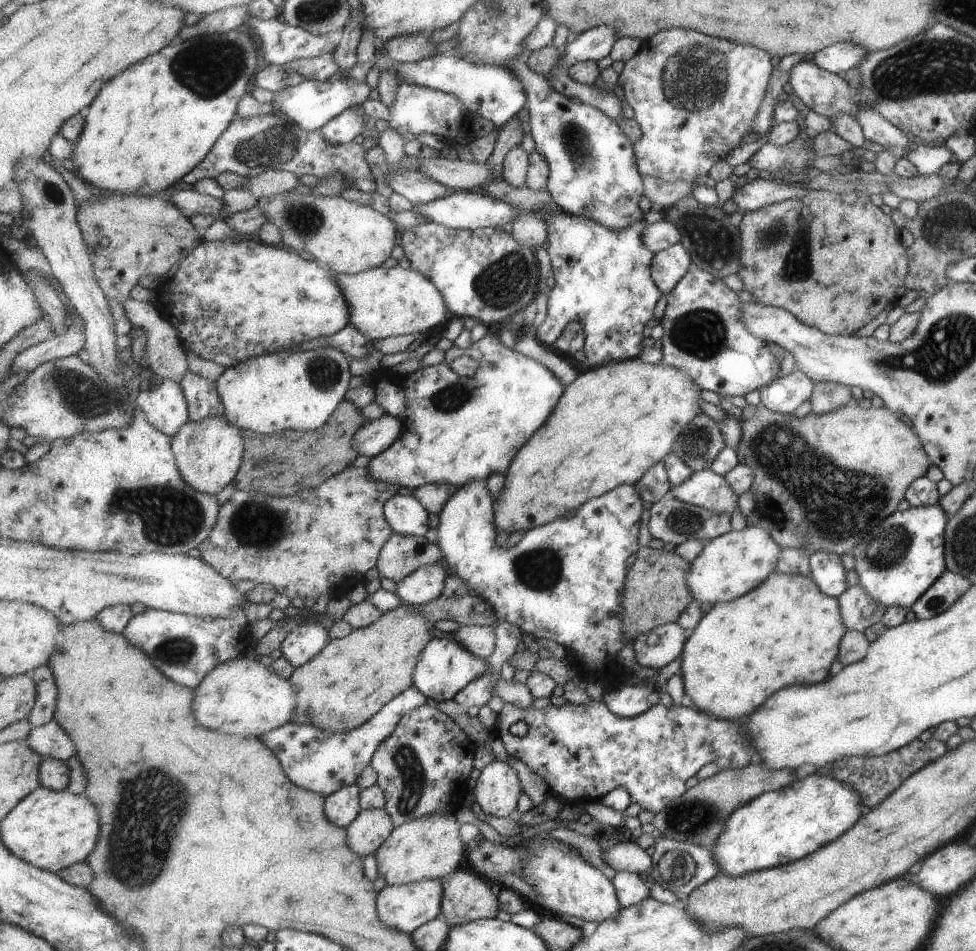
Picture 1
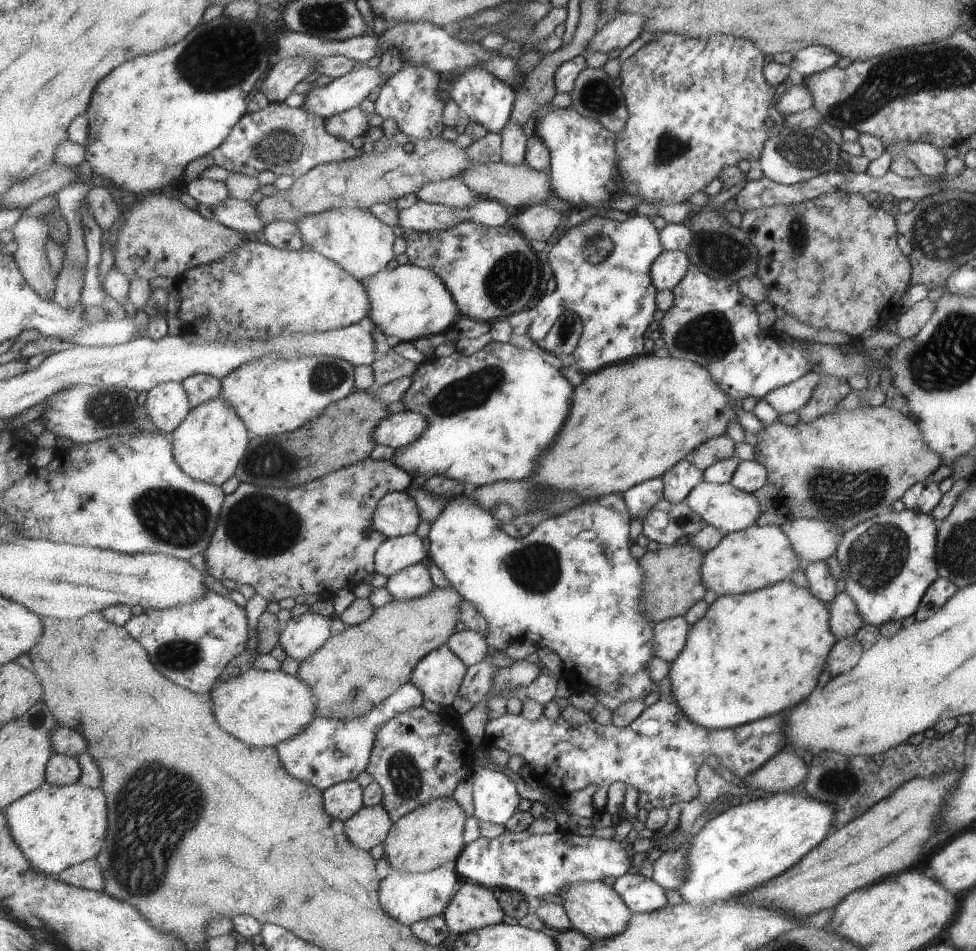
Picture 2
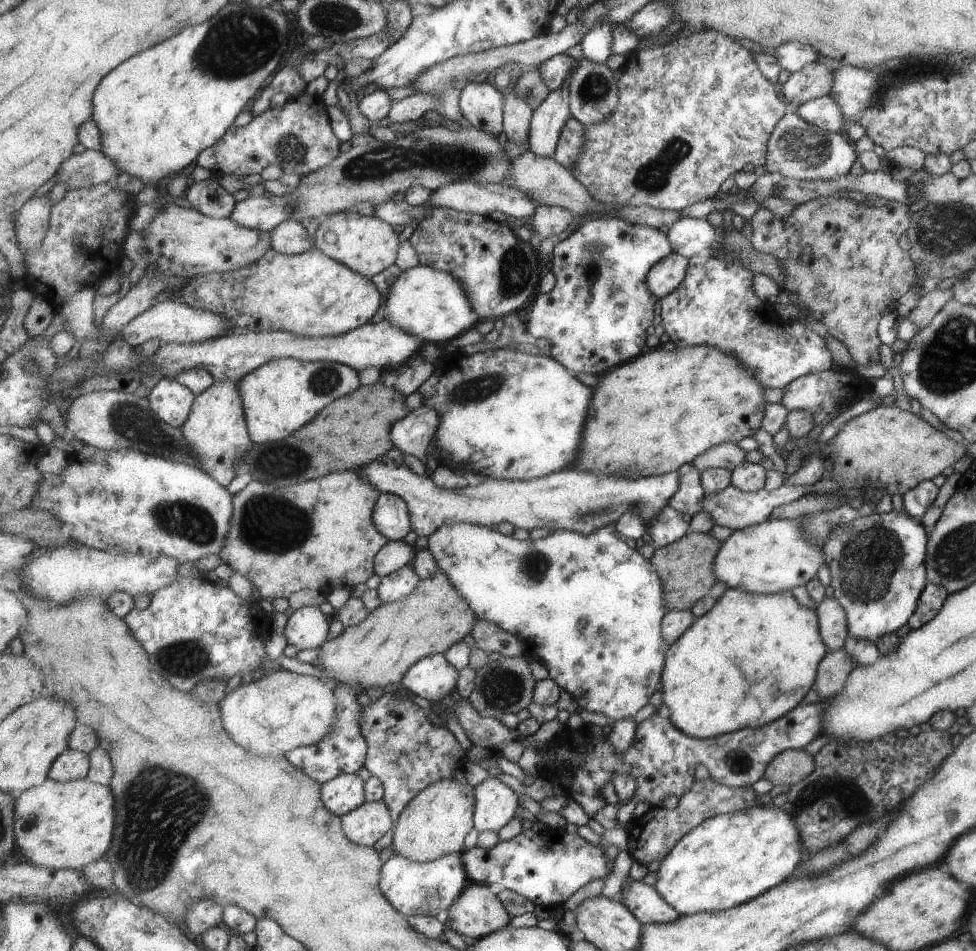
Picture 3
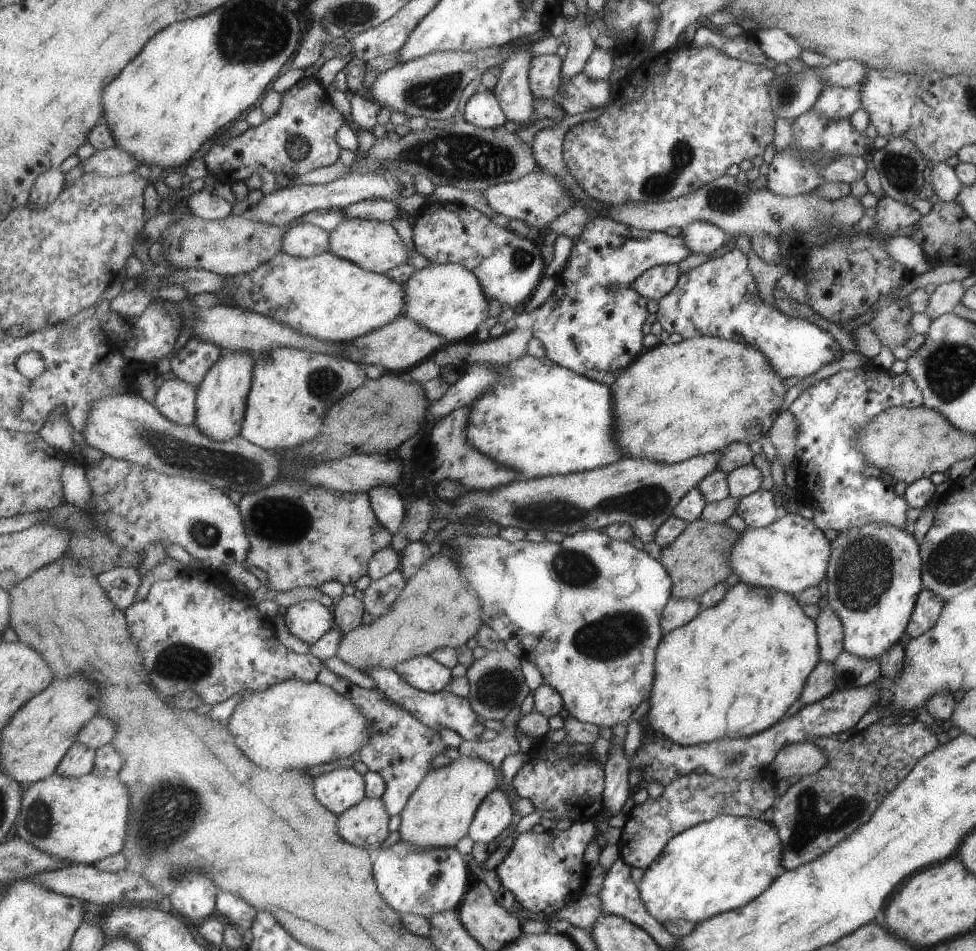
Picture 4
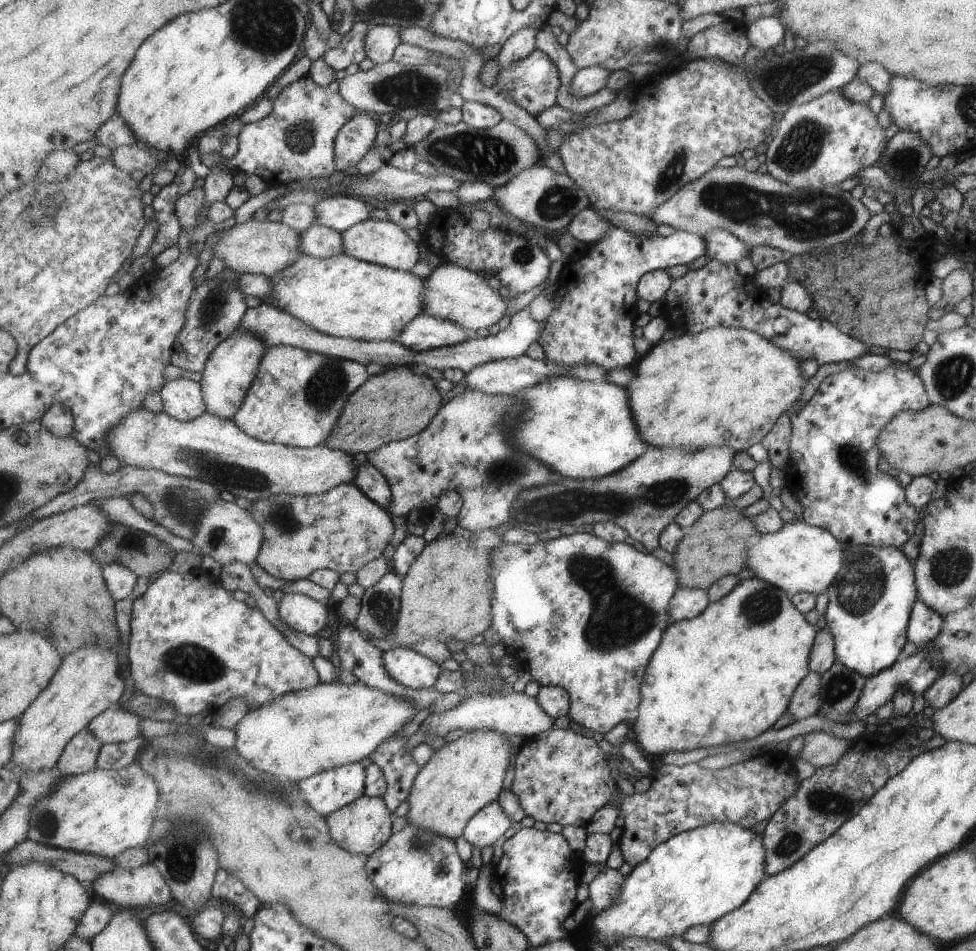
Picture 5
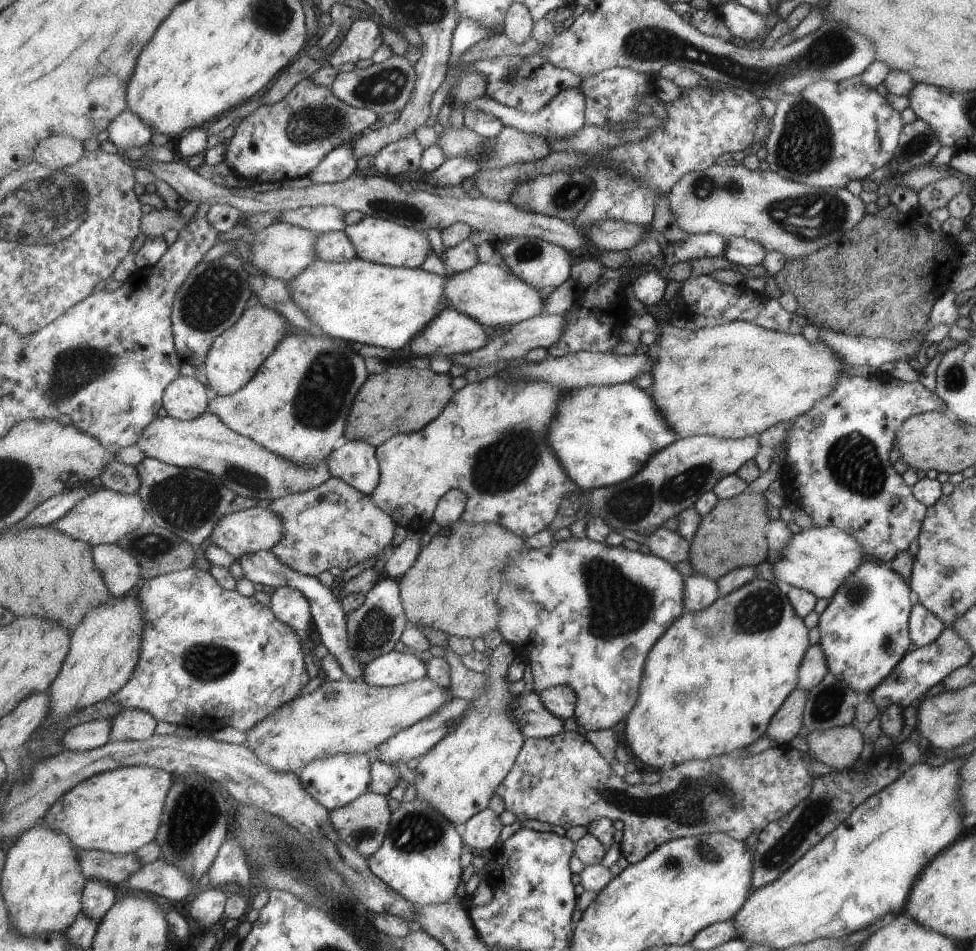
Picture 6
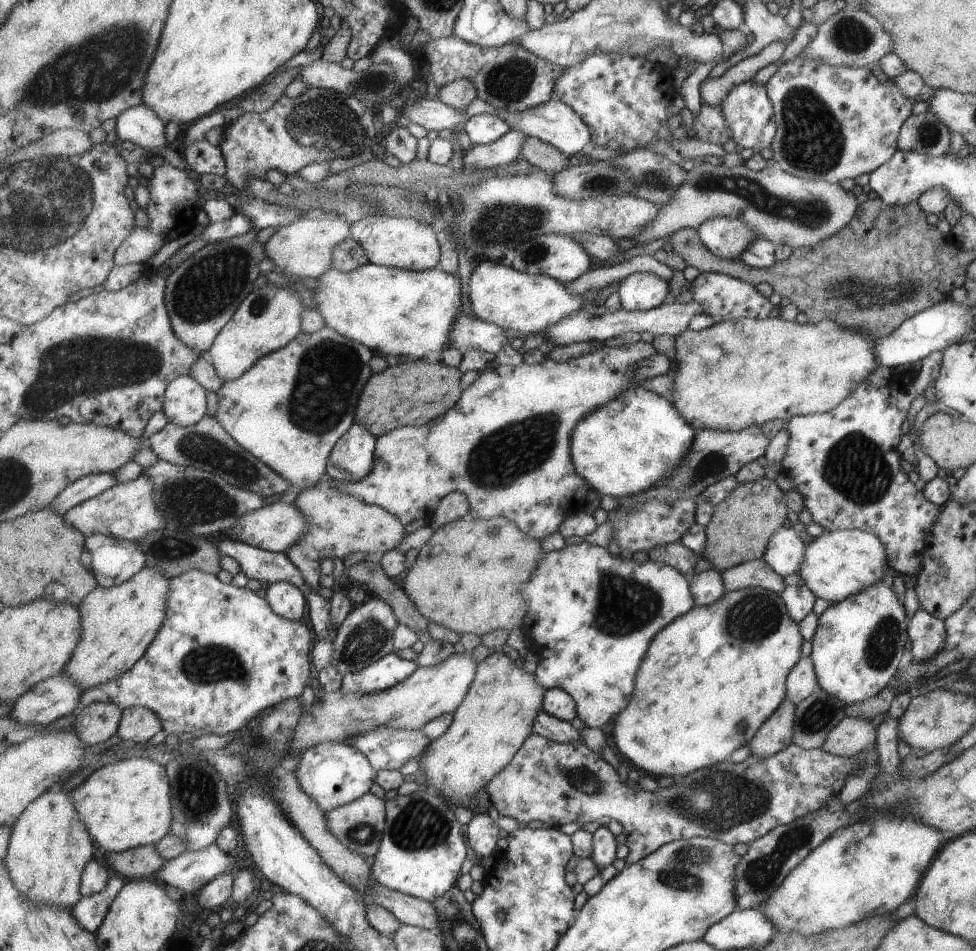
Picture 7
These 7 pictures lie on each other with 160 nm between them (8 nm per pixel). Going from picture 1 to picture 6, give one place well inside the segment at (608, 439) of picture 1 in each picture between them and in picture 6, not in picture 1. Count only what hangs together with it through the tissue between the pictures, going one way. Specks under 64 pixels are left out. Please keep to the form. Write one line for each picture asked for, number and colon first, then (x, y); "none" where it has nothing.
2: (632, 421)
3: (659, 410)
4: (696, 396)
5: (719, 387)
6: (732, 380)

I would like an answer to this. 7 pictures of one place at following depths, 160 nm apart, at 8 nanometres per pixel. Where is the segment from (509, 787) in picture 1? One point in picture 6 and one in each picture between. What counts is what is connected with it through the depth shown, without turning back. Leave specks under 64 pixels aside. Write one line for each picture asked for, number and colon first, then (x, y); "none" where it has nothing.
2: (496, 798)
3: (496, 804)
4: (495, 815)
5: (487, 826)
6: (483, 831)

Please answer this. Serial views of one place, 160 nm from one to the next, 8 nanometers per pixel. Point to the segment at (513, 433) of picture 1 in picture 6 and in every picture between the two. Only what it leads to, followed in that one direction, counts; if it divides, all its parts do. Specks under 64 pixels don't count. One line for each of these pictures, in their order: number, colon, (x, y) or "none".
2: (490, 414)
3: (506, 414)
4: (541, 418)
5: (582, 429)
6: (602, 435)

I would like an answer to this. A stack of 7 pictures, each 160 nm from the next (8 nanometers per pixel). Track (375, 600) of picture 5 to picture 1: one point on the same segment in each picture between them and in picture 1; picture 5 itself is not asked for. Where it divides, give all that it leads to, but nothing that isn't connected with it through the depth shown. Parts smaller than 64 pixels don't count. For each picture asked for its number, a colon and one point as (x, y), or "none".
1: (424, 585)
2: (415, 582)
3: (395, 587)
4: (379, 598)

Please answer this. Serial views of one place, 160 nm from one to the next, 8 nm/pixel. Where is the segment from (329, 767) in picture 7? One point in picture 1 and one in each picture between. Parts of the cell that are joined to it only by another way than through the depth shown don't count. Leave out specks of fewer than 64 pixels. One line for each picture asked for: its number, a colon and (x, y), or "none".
1: (343, 808)
2: (344, 800)
3: (346, 792)
4: (338, 790)
5: (327, 791)
6: (335, 781)

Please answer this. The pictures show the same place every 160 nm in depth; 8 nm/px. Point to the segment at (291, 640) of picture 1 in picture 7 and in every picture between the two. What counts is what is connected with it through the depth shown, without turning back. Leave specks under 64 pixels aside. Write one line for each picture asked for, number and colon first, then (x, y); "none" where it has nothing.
2: (303, 636)
3: (307, 628)
4: (309, 620)
5: (305, 614)
6: (291, 606)
7: (287, 600)

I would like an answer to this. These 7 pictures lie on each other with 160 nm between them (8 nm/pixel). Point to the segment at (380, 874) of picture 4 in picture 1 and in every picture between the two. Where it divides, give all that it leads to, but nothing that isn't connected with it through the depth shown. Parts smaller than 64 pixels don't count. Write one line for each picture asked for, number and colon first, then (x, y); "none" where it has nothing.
1: (406, 907)
2: (411, 897)
3: (414, 888)

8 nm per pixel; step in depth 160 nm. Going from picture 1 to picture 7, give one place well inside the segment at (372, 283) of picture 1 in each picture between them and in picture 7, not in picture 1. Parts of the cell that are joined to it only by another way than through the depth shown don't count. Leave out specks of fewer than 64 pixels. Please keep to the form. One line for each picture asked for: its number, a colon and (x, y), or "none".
2: (408, 303)
3: (433, 304)
4: (447, 298)
5: (469, 298)
6: (487, 293)
7: (503, 295)

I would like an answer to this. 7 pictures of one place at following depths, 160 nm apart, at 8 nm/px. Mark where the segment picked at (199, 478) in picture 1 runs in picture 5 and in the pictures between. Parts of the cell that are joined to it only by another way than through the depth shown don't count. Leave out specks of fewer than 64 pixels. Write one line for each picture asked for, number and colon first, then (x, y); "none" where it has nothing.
2: (210, 445)
3: (217, 429)
4: (222, 402)
5: (232, 369)

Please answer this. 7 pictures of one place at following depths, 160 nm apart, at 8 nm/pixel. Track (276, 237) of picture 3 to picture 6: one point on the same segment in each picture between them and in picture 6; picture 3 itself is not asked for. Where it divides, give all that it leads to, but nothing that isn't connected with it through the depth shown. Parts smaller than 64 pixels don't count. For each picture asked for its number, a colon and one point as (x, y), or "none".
4: (303, 240)
5: (322, 242)
6: (335, 246)

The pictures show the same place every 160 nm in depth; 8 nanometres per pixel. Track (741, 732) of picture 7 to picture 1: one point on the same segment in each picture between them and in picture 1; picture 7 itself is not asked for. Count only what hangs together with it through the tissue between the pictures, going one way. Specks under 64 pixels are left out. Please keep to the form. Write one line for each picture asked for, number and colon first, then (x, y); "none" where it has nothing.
1: (786, 631)
2: (751, 655)
3: (749, 646)
4: (758, 642)
5: (725, 675)
6: (712, 685)

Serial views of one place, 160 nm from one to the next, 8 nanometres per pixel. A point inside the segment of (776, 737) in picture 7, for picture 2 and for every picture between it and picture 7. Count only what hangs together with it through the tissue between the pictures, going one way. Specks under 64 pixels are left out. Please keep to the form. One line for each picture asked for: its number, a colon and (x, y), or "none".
2: (847, 652)
3: (834, 669)
4: (820, 682)
5: (805, 702)
6: (787, 721)

